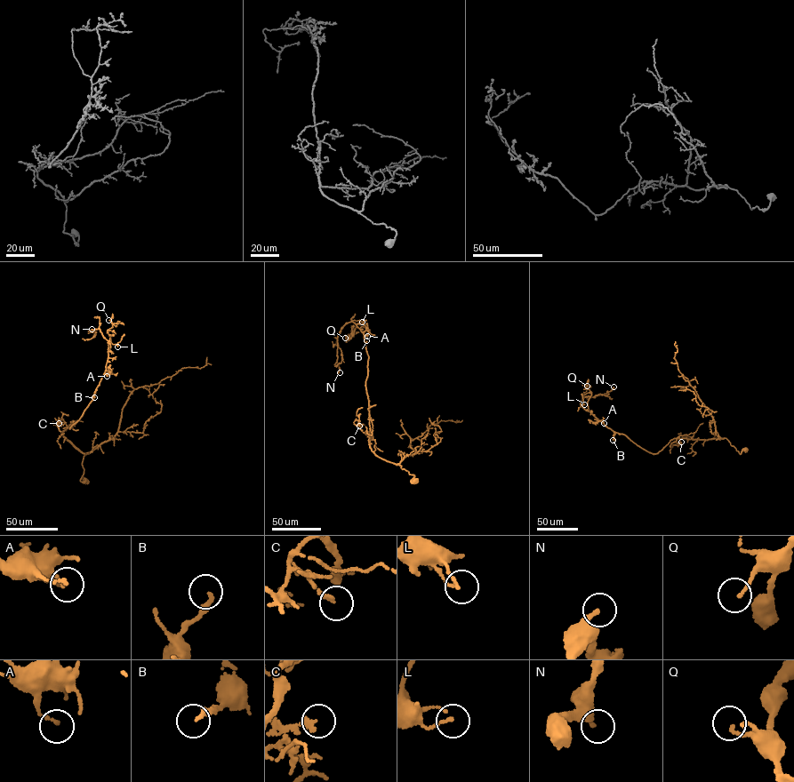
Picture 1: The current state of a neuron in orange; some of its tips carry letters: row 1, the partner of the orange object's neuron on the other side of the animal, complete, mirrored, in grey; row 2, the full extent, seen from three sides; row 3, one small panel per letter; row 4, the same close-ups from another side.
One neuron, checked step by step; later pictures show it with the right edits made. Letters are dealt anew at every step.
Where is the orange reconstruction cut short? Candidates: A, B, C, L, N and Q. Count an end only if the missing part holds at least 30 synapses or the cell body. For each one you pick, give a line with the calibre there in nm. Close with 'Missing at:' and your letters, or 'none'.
B: 240 nm
Missing at: B

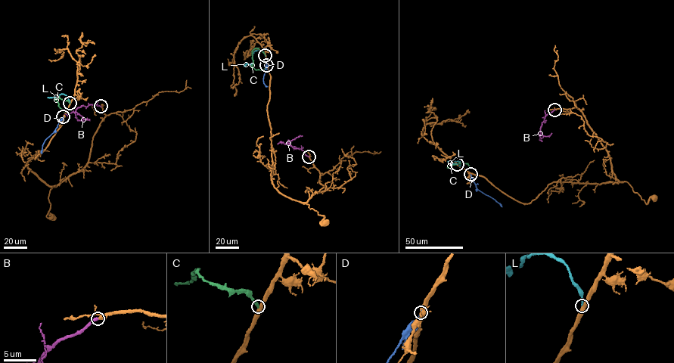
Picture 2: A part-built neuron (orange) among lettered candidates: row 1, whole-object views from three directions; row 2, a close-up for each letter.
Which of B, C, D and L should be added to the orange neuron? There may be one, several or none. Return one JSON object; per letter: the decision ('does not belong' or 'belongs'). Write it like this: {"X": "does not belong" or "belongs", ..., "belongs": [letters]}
{"B": "belongs", "C": "does not belong", "D": "does not belong", "L": "does not belong", "belongs": ["B"]}

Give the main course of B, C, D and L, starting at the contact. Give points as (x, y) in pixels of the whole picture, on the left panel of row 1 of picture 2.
B: (100, 106), (82, 105), (76, 110), (84, 119), (89, 120)
C: (69, 103), (58, 97), (55, 100), (64, 110)
D: (63, 116), (44, 142), (41, 153)
L: (69, 103), (63, 94), (47, 97)

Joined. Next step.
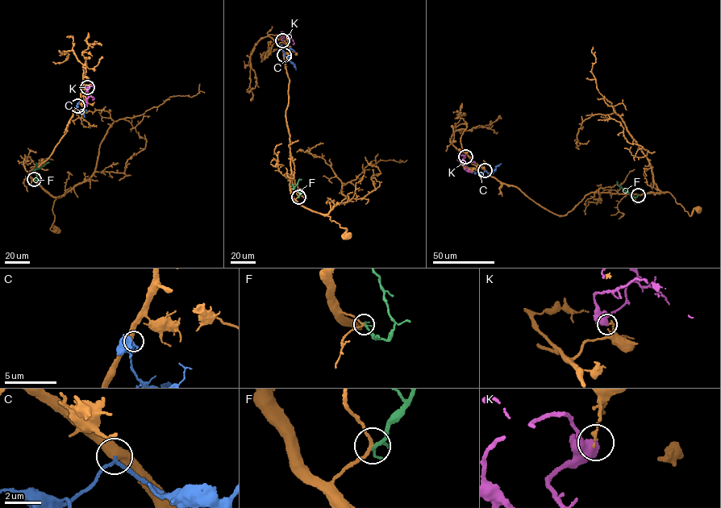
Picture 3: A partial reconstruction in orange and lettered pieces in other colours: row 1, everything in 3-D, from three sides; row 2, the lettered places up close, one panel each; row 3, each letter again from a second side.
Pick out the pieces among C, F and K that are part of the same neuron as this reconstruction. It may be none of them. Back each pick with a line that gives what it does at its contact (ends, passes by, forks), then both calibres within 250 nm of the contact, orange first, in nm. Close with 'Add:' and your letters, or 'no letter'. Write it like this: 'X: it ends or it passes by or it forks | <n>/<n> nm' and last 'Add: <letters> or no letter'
C: it passes by | 480/160 nm
Add: C

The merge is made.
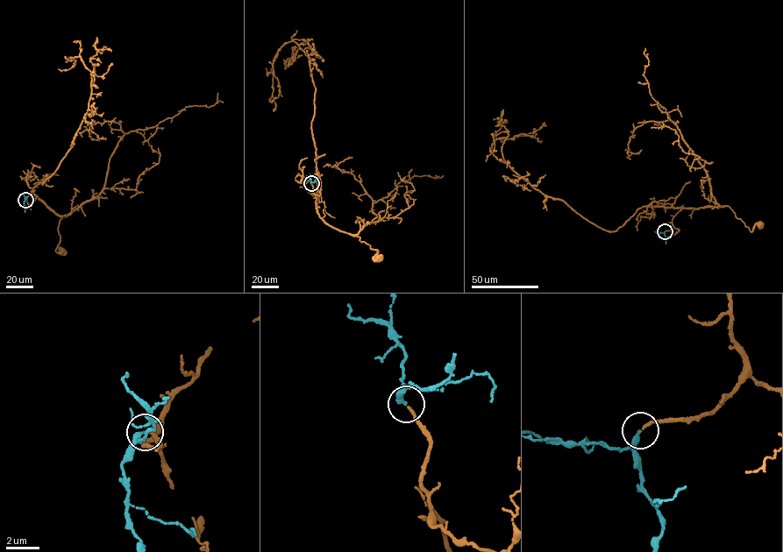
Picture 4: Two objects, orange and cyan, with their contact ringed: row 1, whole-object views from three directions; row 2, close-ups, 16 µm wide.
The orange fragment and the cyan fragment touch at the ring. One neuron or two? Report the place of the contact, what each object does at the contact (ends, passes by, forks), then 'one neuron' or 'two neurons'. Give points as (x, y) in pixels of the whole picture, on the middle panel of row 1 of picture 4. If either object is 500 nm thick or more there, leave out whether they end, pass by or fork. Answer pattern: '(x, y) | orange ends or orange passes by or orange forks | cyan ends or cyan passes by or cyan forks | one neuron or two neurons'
(311, 183) | orange ends | cyan ends | one neuron

